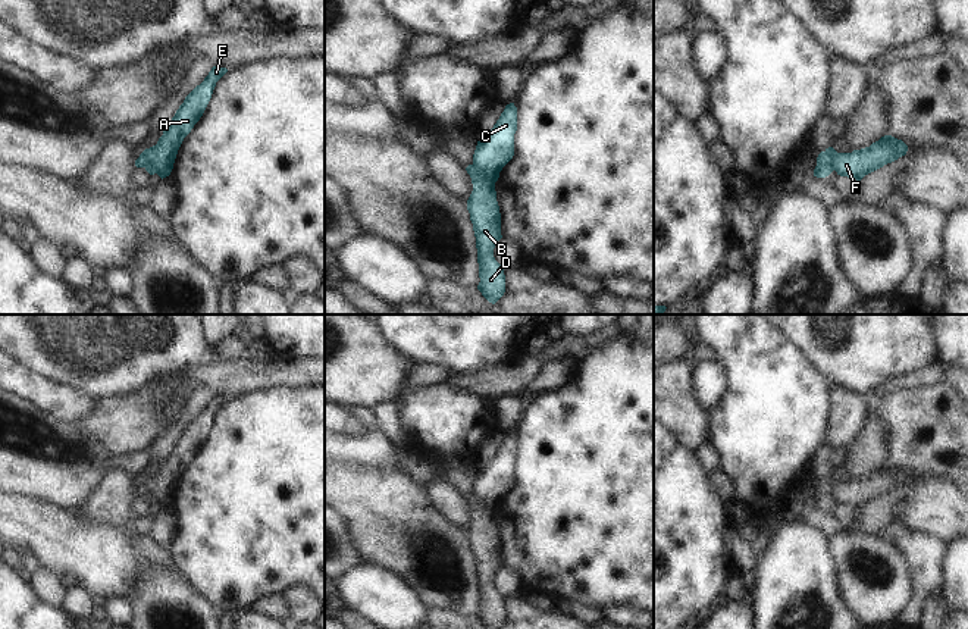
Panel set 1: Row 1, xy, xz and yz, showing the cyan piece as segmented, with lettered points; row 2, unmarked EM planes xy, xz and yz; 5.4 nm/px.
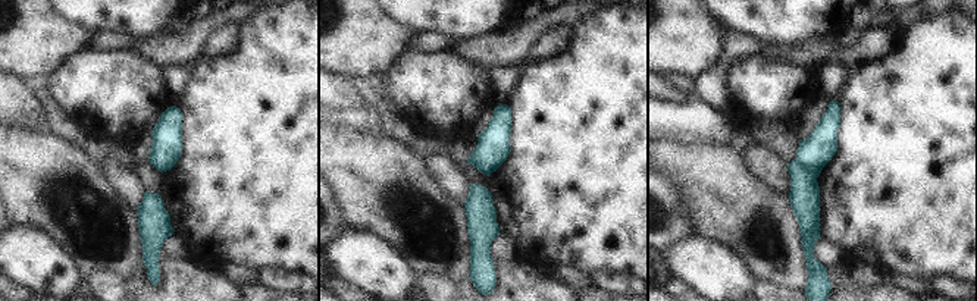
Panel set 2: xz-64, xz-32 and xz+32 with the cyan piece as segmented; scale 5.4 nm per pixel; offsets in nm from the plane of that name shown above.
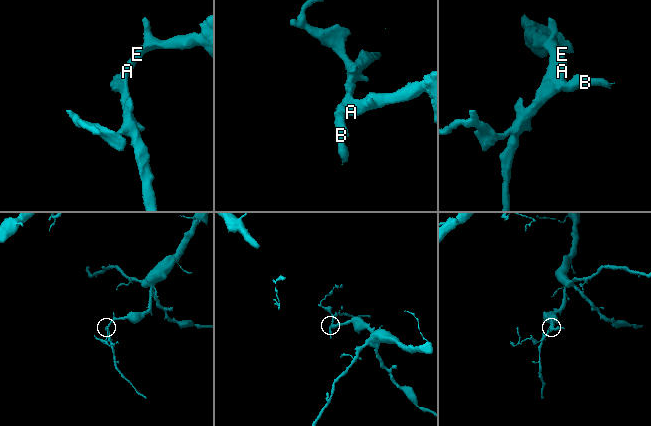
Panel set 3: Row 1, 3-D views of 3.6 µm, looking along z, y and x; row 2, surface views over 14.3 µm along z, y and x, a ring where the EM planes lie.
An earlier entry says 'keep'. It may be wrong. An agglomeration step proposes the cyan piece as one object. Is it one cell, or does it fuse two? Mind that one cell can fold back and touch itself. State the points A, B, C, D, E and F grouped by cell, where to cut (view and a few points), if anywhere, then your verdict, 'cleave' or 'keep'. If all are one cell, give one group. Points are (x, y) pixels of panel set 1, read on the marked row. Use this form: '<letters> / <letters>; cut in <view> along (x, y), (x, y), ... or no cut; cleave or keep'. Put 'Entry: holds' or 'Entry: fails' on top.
Entry: fails
A C E / B D F; cut in xz along (473, 163), (494, 182); cleave

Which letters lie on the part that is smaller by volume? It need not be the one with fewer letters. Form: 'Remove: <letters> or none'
Remove: B, D, F.

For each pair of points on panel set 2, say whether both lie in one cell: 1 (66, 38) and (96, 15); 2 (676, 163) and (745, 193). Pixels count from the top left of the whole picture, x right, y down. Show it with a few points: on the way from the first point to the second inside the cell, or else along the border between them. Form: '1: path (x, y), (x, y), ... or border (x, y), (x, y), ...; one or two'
1: border (58, 15), (94, 31); two
2: path (694, 168), (702, 172), (723, 193), (727, 193); one

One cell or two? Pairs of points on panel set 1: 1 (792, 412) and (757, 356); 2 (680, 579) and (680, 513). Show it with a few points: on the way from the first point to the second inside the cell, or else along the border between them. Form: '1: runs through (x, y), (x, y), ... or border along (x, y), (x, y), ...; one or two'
1: runs through (779, 399), (764, 369); one
2: runs through (680, 563), (680, 529); one

